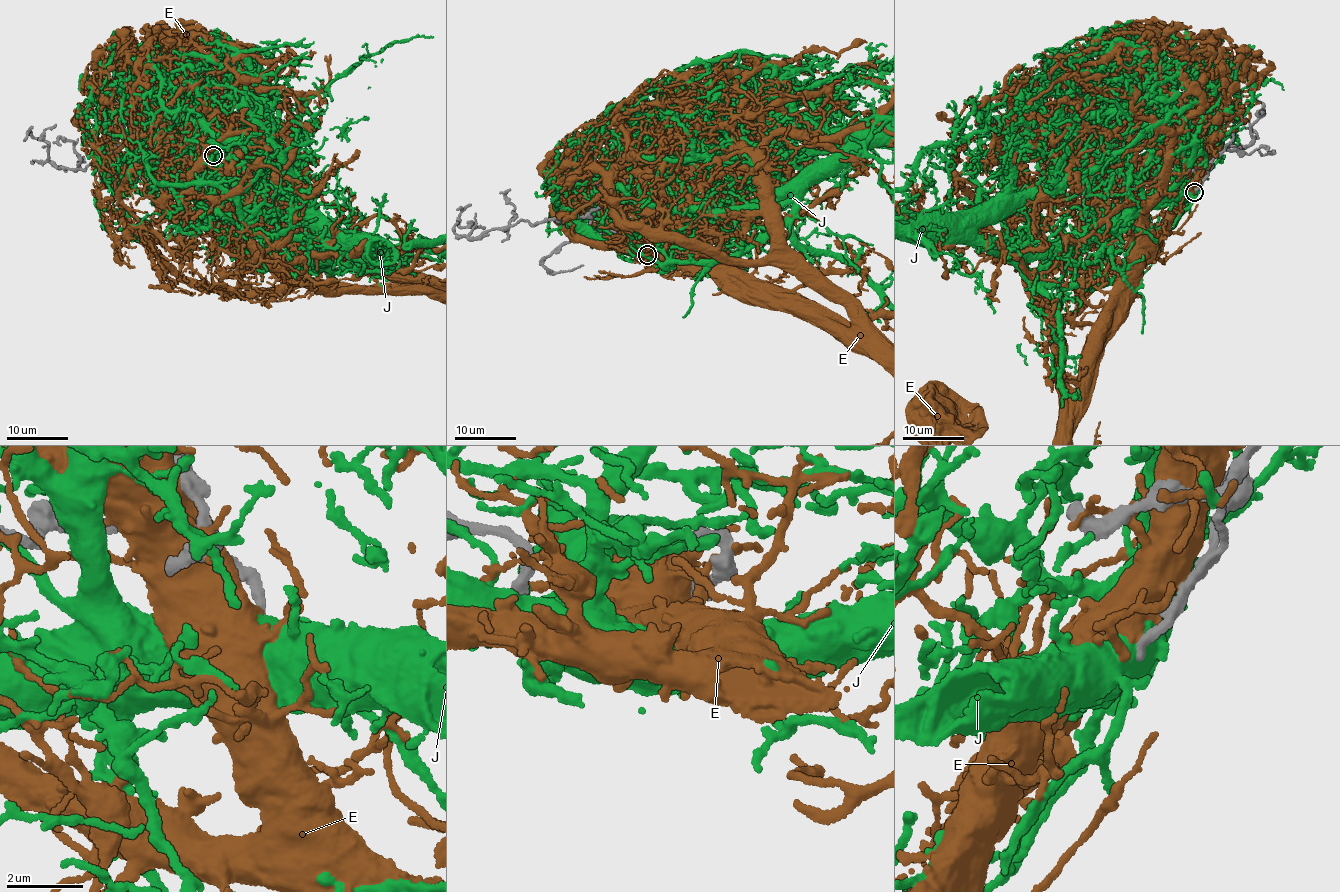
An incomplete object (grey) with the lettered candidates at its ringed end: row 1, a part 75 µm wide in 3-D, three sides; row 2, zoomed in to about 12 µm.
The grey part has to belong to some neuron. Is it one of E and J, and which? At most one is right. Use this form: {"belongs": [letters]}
{"belongs": []}

